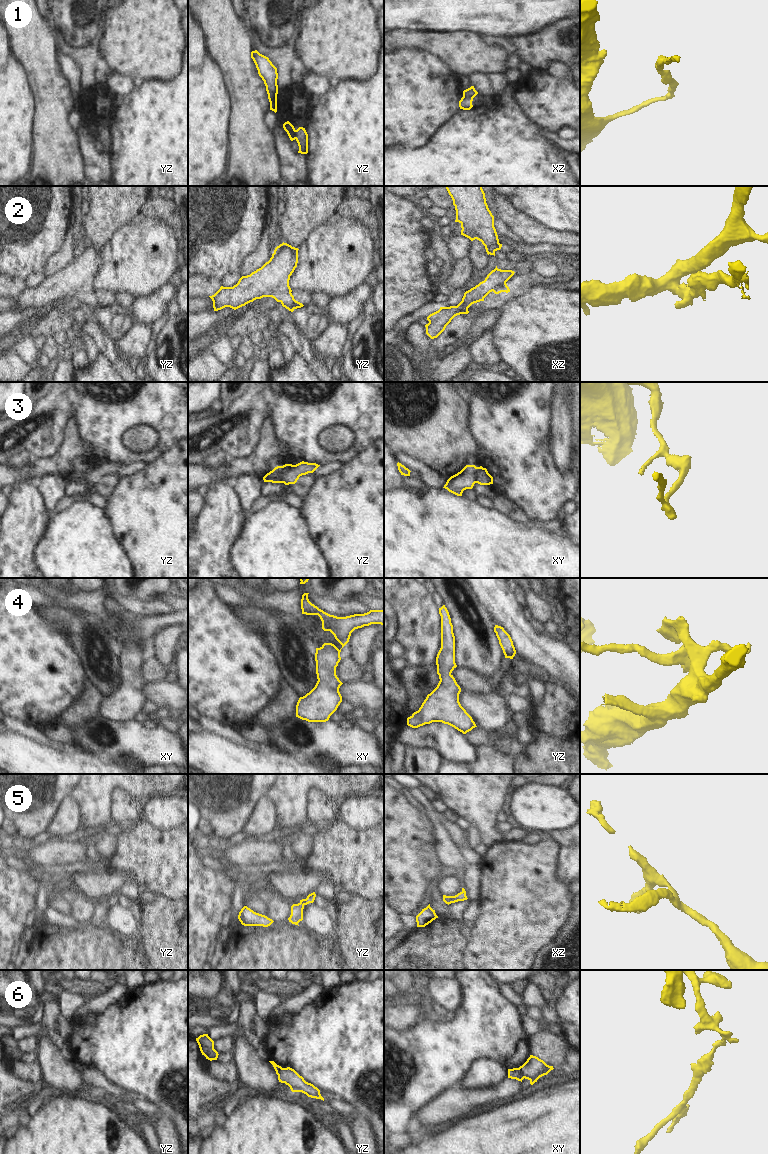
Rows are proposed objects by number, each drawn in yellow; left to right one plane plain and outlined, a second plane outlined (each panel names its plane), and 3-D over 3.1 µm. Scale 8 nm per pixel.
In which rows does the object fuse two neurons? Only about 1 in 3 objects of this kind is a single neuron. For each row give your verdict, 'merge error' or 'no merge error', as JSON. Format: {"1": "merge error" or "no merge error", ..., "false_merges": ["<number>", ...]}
{"1": "merge error", "2": "no merge error", "3": "merge error", "4": "no merge error", "5": "no merge error", "6": "merge error", "false_merges": ["1", "3", "6"]}

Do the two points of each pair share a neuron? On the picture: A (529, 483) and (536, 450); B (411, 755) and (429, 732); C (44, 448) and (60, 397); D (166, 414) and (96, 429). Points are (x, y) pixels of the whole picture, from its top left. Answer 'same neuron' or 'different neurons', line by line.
A: same neuron
B: different neurons
C: same neuron
D: same neuron

